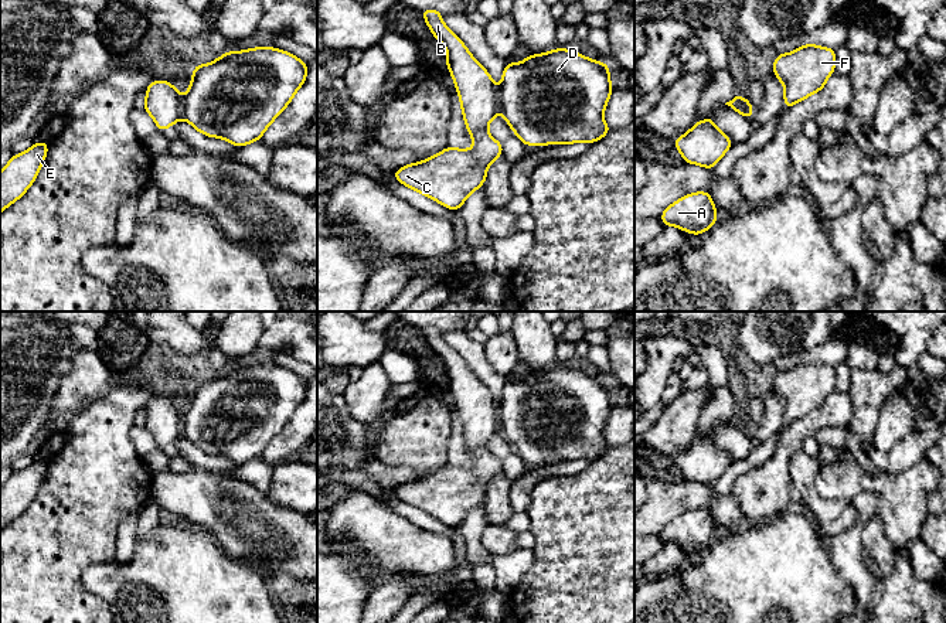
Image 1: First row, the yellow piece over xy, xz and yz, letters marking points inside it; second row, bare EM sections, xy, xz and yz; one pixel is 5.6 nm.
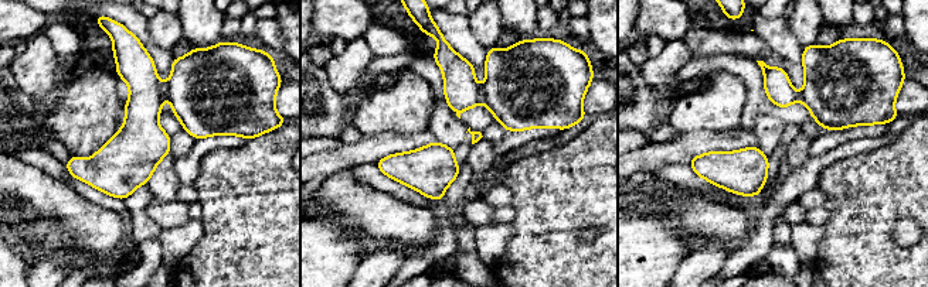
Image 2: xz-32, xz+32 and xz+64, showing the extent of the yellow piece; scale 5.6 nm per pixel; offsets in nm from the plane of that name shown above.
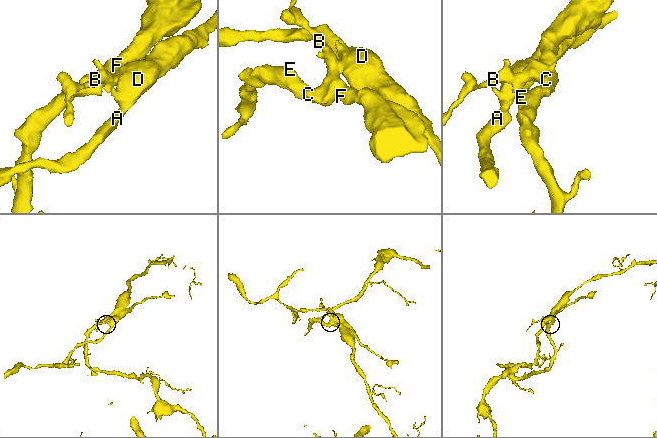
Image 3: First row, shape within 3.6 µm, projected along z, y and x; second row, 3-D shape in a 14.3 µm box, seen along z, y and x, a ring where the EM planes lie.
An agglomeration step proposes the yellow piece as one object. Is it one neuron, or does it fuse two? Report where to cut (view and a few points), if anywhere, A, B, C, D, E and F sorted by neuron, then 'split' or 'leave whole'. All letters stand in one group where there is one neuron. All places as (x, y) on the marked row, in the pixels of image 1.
cut in xz along (496, 92), (500, 109); A D / B C E F; split

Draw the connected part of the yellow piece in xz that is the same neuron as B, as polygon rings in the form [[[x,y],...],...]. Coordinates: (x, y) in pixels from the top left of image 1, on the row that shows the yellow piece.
[[[426,8],[421,14],[433,38],[448,51],[445,64],[453,78],[474,146],[470,150],[448,146],[426,160],[395,170],[394,178],[440,205],[459,211],[466,198],[486,183],[489,166],[503,154],[503,143],[487,132],[489,123],[500,110],[497,91],[489,71],[442,21],[442,13]]]

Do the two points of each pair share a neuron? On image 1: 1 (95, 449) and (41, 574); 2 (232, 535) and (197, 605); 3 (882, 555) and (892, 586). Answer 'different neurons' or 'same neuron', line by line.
1: same neuron
2: different neurons
3: different neurons

